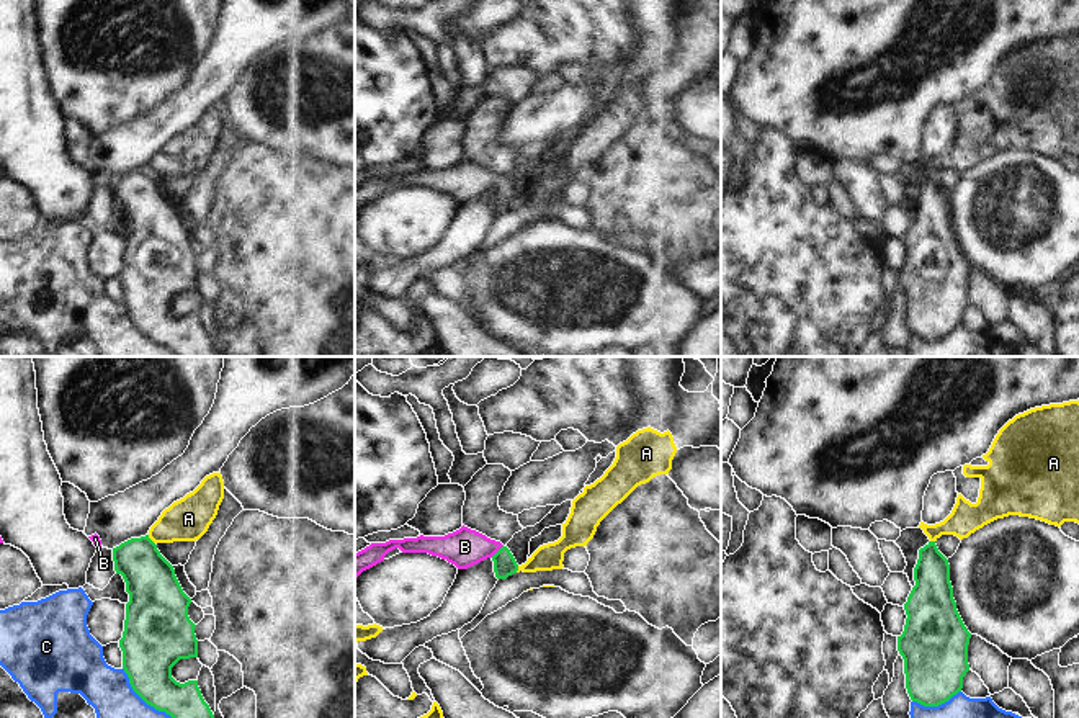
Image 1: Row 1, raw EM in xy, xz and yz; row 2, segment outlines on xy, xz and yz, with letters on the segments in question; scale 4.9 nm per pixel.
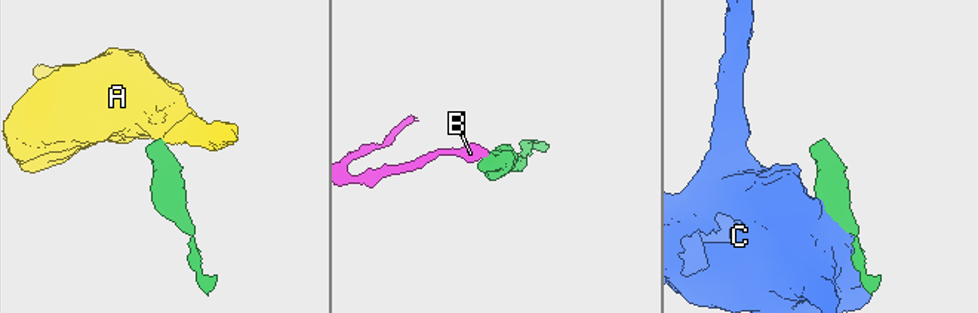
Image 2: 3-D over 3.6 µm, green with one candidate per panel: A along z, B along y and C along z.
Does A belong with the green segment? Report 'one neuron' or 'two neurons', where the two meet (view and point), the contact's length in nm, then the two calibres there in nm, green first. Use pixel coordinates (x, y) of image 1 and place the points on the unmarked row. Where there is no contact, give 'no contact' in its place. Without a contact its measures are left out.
two neurons; meets green in xy at (151, 174); contact 60 nm long; 260 nm thick on the green side, 220 nm on the other

